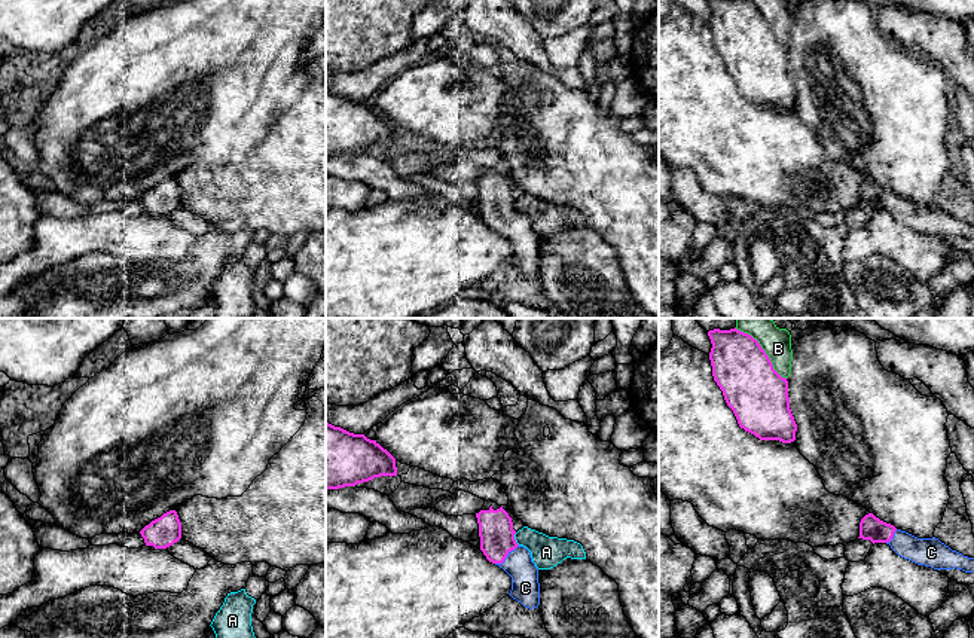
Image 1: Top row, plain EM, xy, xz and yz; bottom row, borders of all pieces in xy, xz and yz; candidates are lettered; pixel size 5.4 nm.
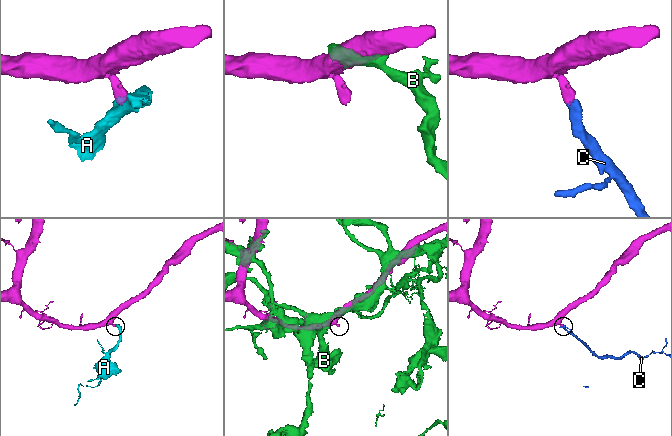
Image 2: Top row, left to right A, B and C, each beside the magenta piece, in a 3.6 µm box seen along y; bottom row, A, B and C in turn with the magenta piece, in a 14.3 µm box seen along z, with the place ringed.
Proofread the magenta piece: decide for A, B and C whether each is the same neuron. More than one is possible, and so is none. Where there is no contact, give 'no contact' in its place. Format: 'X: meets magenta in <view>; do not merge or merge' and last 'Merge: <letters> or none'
A: meets magenta in xz; do not merge
B: meets magenta in yz; do not merge
C: meets magenta in xz; merge
Merge: C

